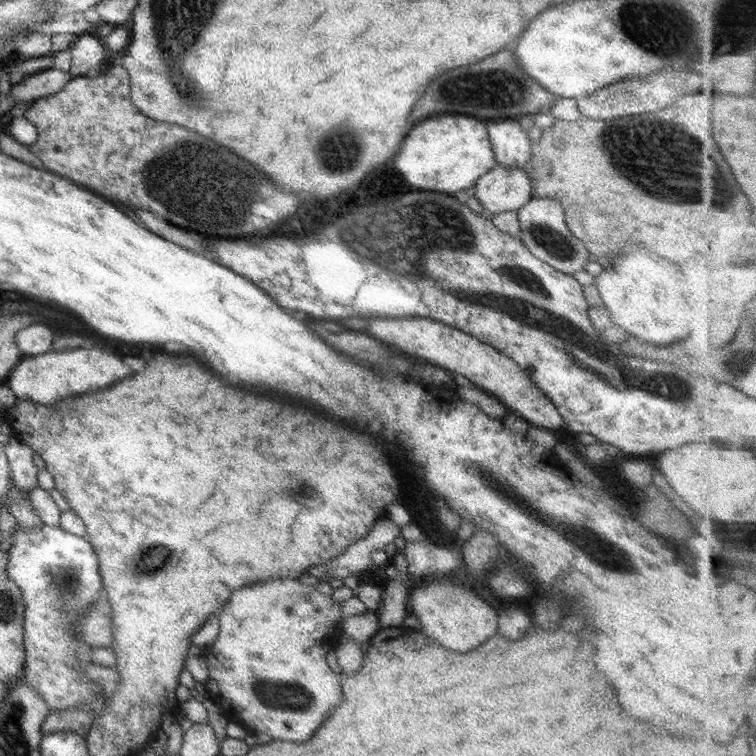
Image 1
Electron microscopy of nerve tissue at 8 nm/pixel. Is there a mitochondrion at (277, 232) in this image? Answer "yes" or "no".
no

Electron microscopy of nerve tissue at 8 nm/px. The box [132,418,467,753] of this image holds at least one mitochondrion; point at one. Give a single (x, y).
(285, 695)

